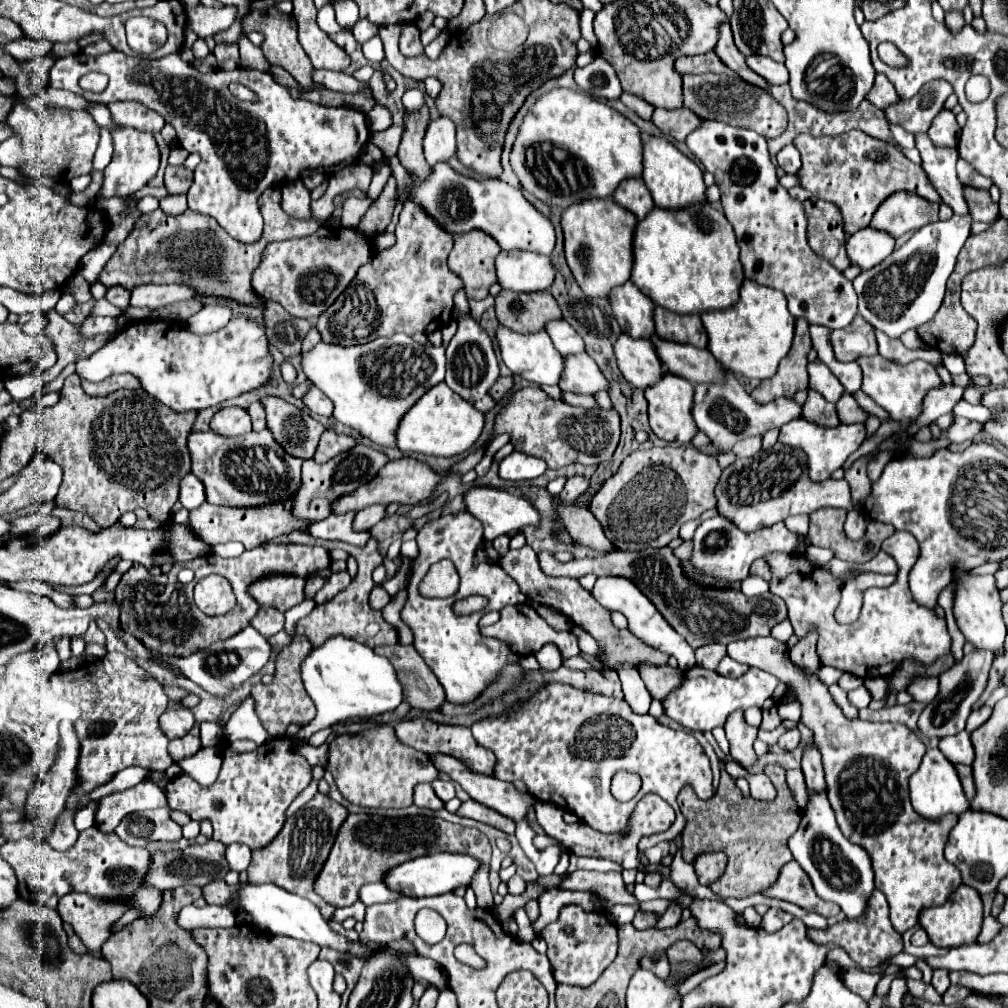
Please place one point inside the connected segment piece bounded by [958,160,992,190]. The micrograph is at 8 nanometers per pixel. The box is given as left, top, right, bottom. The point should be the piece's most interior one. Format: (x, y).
(966, 176)

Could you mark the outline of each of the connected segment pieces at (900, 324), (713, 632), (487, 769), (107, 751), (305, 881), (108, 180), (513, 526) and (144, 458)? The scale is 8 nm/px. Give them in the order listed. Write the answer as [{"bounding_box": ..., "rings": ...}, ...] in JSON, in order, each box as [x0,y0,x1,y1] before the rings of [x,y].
[{"bounding_box":[852,214,970,338],"rings":[[[954,214],[950,220],[932,222],[916,230],[916,234],[886,260],[870,270],[864,270],[852,284],[858,292],[858,312],[874,328],[884,332],[888,338],[900,338],[906,330],[918,328],[920,324],[934,318],[938,312],[946,280],[954,270],[956,256],[970,236],[970,216]]]},{"bounding_box":[538,546,786,648],"rings":[[[670,546],[664,548],[644,548],[640,552],[624,552],[614,550],[604,556],[584,558],[584,560],[570,560],[566,564],[558,562],[550,552],[538,554],[540,568],[548,576],[568,576],[568,578],[582,578],[584,574],[600,576],[624,576],[632,580],[644,596],[658,608],[658,612],[666,618],[666,622],[692,646],[700,648],[706,644],[730,644],[744,638],[768,636],[770,628],[786,618],[786,604],[780,596],[766,592],[762,598],[746,598],[742,590],[734,588],[716,588],[716,586],[702,586],[698,580],[688,578],[682,562],[674,554]]]},{"bounding_box":[394,718,496,776],"rings":[[[422,718],[422,720],[398,722],[398,724],[394,726],[394,730],[396,730],[396,738],[398,738],[402,744],[406,744],[406,746],[410,746],[410,748],[416,748],[418,752],[424,752],[424,754],[428,754],[428,756],[448,754],[448,756],[454,756],[456,760],[460,760],[464,766],[468,766],[470,772],[488,774],[488,776],[494,774],[496,756],[492,756],[492,752],[488,752],[486,748],[480,748],[480,744],[476,744],[476,740],[472,740],[470,728],[434,724],[434,722]]]},{"bounding_box":[48,652,172,850],"rings":[[[108,652],[102,660],[86,662],[72,672],[60,674],[64,682],[64,692],[82,708],[82,716],[76,722],[80,732],[82,754],[80,754],[80,788],[68,798],[64,814],[56,820],[48,842],[54,850],[70,850],[78,840],[78,830],[74,828],[74,804],[76,796],[90,792],[92,788],[108,782],[116,772],[126,766],[142,766],[150,772],[166,770],[172,764],[168,754],[168,738],[158,728],[158,718],[168,706],[168,696],[162,684],[150,678],[130,656],[120,652]]]},{"bounding_box":[248,794,348,920],"rings":[[[316,794],[306,806],[302,806],[294,816],[290,816],[280,834],[272,840],[272,844],[264,848],[252,850],[252,864],[248,866],[248,882],[262,884],[262,882],[274,882],[280,888],[286,888],[292,894],[304,896],[310,902],[314,902],[322,916],[326,920],[332,918],[332,908],[324,898],[320,898],[316,892],[312,892],[312,880],[316,878],[316,872],[320,872],[320,864],[328,858],[328,852],[334,844],[336,832],[340,824],[346,820],[348,812],[344,806],[336,804],[332,798],[324,794]]]},{"bounding_box":[98,128,160,198],"rings":[[[120,128],[112,132],[114,138],[114,156],[112,162],[104,170],[104,184],[98,192],[102,198],[112,198],[112,196],[128,196],[144,188],[158,172],[160,166],[160,152],[156,146],[156,140],[148,132],[138,132],[134,128]]]},{"bounding_box":[464,488,540,540],"rings":[[[468,488],[464,492],[464,508],[484,526],[484,538],[494,540],[510,530],[522,530],[528,524],[538,524],[540,516],[520,496],[512,496],[496,488]]]},{"bounding_box":[42,390,198,527],"rings":[[[60,390],[60,402],[44,408],[44,440],[42,450],[64,470],[62,486],[54,502],[62,508],[88,514],[100,527],[116,524],[120,514],[146,508],[152,520],[168,522],[172,506],[178,502],[180,480],[192,472],[188,450],[188,434],[192,432],[198,412],[174,412],[164,404],[156,404],[146,392],[116,390],[108,396],[88,396],[84,390]]]}]

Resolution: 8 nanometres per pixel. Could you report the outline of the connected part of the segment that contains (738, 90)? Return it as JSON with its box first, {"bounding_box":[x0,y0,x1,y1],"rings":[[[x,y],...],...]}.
{"bounding_box":[684,74,786,138],"rings":[[[684,74],[684,106],[700,118],[720,120],[738,128],[750,128],[766,138],[776,138],[786,130],[786,112],[770,92],[730,76],[694,76]]]}

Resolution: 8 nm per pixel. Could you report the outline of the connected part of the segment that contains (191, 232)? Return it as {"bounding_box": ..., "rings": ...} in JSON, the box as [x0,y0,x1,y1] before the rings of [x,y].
{"bounding_box":[100,160,372,308],"rings":[[[354,160],[350,166],[334,172],[330,176],[330,186],[326,194],[320,200],[312,202],[312,214],[314,220],[296,220],[292,216],[286,216],[286,212],[280,206],[280,188],[272,186],[268,188],[260,198],[260,214],[264,218],[264,234],[254,244],[242,244],[228,236],[224,228],[210,216],[186,210],[178,216],[168,216],[162,210],[156,210],[152,214],[144,214],[130,236],[116,248],[108,264],[100,272],[100,282],[104,286],[124,286],[128,290],[134,290],[136,286],[144,284],[182,284],[196,290],[196,296],[218,296],[218,298],[232,298],[246,306],[260,306],[266,308],[266,298],[262,298],[254,286],[252,286],[252,274],[260,264],[264,248],[274,240],[290,240],[290,238],[304,238],[320,226],[320,222],[326,222],[326,218],[332,214],[332,200],[334,196],[358,188],[368,190],[372,180],[372,168],[366,166],[362,160]]]}

